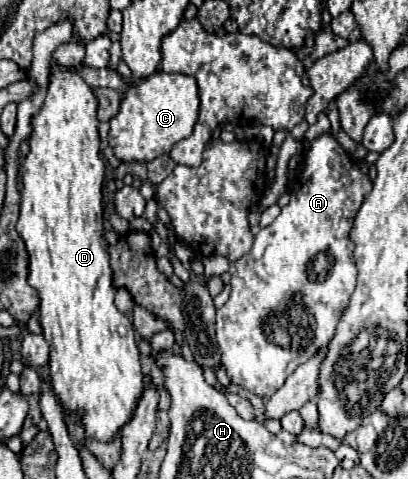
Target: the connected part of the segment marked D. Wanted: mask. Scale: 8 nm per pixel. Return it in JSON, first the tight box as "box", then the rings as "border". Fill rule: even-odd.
{"box":[16,64,144,442],"border":[[[58,64],[50,66],[50,82],[48,82],[48,94],[46,100],[42,104],[42,108],[38,110],[38,114],[32,116],[30,126],[32,126],[32,134],[28,138],[30,144],[30,152],[24,158],[22,164],[22,190],[20,190],[20,220],[16,224],[16,230],[20,232],[20,236],[26,242],[26,250],[30,254],[30,276],[28,282],[32,288],[38,290],[40,294],[40,324],[42,324],[42,336],[46,338],[46,342],[50,344],[50,376],[52,376],[52,388],[56,394],[56,400],[60,402],[60,406],[64,410],[70,412],[78,412],[84,410],[84,416],[80,418],[80,424],[84,426],[84,434],[86,438],[98,440],[98,442],[112,442],[114,436],[122,430],[122,426],[126,422],[130,422],[136,404],[144,392],[144,384],[142,384],[142,368],[140,368],[140,350],[136,346],[136,338],[134,338],[134,328],[132,328],[132,320],[122,314],[116,306],[114,306],[114,292],[116,288],[110,282],[110,264],[108,264],[108,242],[104,240],[104,226],[102,226],[102,180],[105,179],[106,164],[100,154],[100,136],[98,136],[98,118],[96,118],[96,110],[98,110],[98,100],[94,96],[94,90],[86,84],[86,80],[74,70],[74,68],[64,68]]]}

